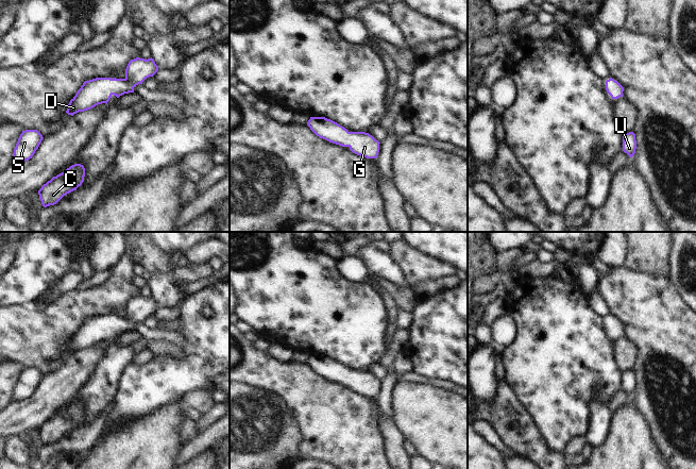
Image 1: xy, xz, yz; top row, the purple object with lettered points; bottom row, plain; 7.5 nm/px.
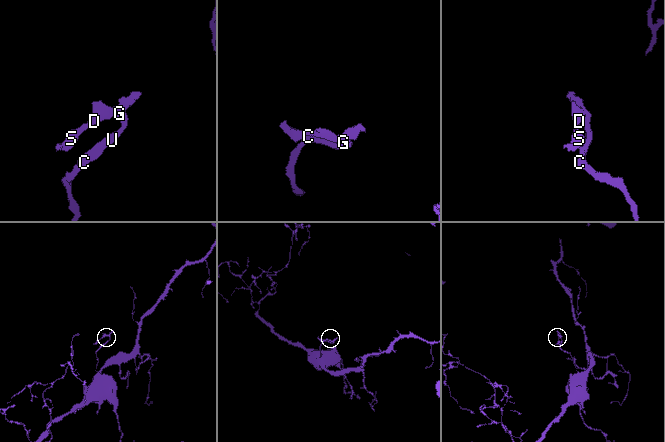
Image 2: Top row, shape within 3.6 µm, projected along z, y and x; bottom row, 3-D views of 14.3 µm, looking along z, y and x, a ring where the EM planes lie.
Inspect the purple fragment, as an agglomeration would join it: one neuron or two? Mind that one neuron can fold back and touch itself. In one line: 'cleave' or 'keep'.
keep

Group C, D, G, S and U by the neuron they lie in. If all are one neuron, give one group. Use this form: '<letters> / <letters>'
C D G S U

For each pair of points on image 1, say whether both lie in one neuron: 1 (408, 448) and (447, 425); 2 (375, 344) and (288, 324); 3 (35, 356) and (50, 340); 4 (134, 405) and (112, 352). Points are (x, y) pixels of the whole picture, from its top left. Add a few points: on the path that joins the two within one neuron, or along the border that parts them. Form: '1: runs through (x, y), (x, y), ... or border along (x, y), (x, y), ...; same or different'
1: border along (405, 437), (417, 452); different
2: runs through (354, 334), (344, 324), (309, 324); same
3: runs through (38, 352), (46, 345); same
4: border along (131, 361), (121, 373), (114, 398); different

